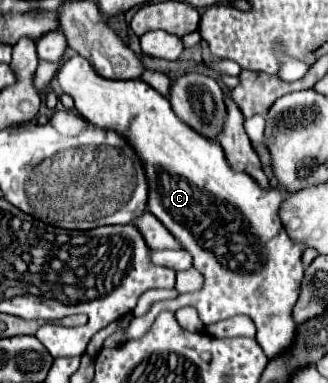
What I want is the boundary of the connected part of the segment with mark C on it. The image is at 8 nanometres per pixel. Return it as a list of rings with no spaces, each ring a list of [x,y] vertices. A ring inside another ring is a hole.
[[[73,55],[59,69],[57,83],[65,93],[69,93],[75,99],[75,109],[85,119],[89,119],[99,127],[115,129],[129,139],[129,143],[145,163],[147,181],[149,181],[147,209],[181,241],[183,249],[187,249],[193,255],[193,267],[203,275],[203,289],[195,293],[179,295],[177,299],[171,301],[153,303],[145,315],[135,317],[131,321],[127,329],[127,337],[139,339],[141,335],[145,335],[161,311],[175,313],[177,309],[191,305],[199,311],[199,317],[205,325],[217,323],[233,315],[251,317],[256,327],[255,338],[269,359],[287,350],[296,334],[297,325],[293,321],[293,305],[299,297],[299,285],[303,281],[305,267],[301,263],[303,245],[293,243],[289,239],[279,219],[277,209],[279,203],[283,201],[283,191],[279,189],[265,191],[249,175],[231,171],[231,167],[225,161],[225,153],[221,145],[205,139],[203,135],[187,127],[183,121],[179,121],[179,117],[173,113],[169,105],[169,99],[157,93],[151,85],[143,83],[141,79],[131,79],[131,81],[105,79],[95,73],[95,69],[87,59],[83,59],[81,55]]]

